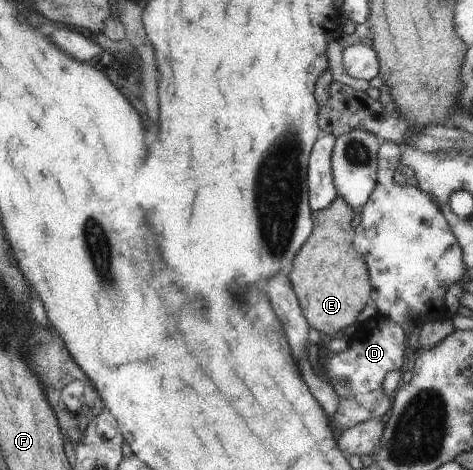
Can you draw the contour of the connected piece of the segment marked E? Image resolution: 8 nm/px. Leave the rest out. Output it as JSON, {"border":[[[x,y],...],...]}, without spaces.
{"border":[[[341,196],[334,197],[334,200],[326,208],[318,212],[311,212],[312,230],[308,238],[304,240],[302,248],[292,258],[292,268],[287,274],[306,323],[316,329],[323,338],[332,337],[336,332],[344,330],[346,326],[355,324],[360,310],[367,303],[371,303],[371,286],[367,266],[352,246],[354,228],[350,226],[350,220],[353,215],[352,208]]]}

